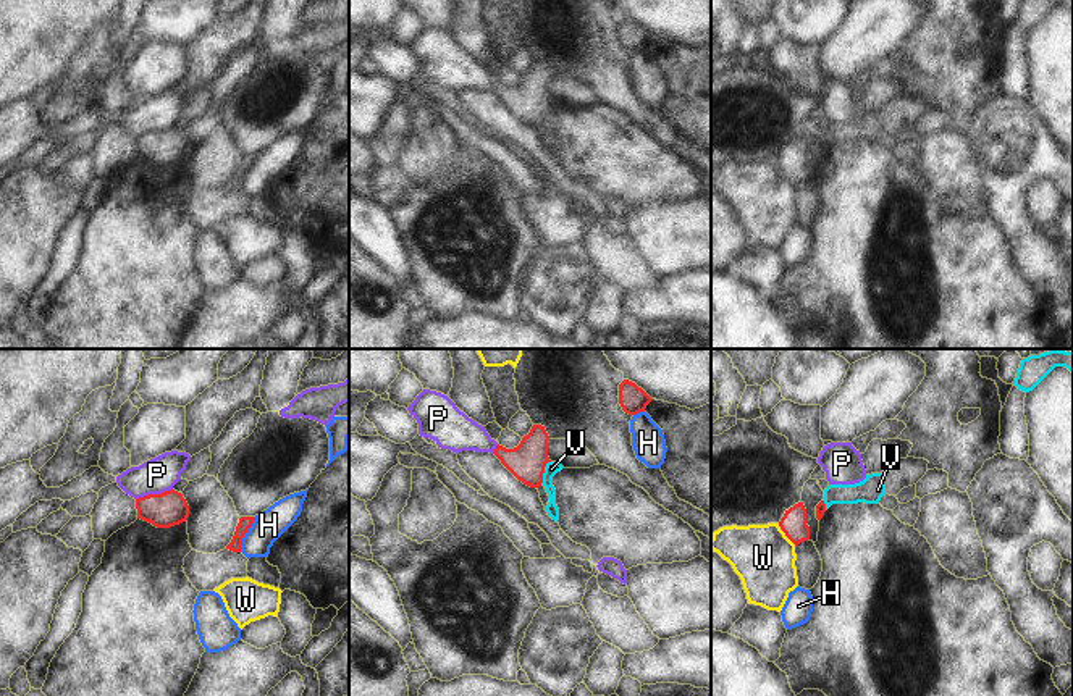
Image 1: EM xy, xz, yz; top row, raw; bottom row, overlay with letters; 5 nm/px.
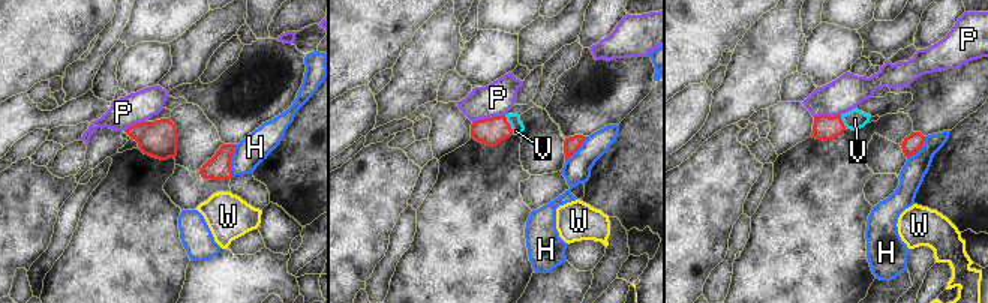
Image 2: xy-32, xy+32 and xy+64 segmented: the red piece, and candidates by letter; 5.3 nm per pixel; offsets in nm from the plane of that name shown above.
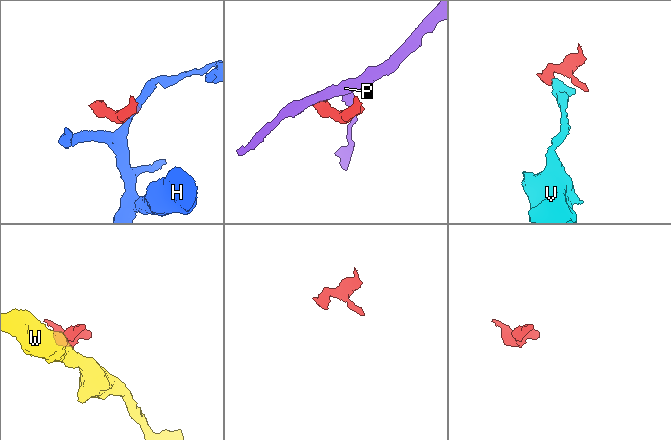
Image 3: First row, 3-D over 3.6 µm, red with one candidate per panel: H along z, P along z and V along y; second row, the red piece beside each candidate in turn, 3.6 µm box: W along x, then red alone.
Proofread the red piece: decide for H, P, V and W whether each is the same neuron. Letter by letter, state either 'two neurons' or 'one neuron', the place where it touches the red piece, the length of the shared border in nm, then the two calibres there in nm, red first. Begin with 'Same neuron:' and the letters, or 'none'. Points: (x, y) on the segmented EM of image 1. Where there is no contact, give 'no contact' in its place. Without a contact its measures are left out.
Same neuron: V
H: two neurons | xy (244, 533) | 190 nm | 70/150 nm
P: two neurons | xy (154, 494) | 190 nm | 170/180 nm
V: one neuron | xz (543, 472) | 120 nm | 180/70 nm
W: two neurons | yz (786, 535) | 140 nm | 130/300 nm

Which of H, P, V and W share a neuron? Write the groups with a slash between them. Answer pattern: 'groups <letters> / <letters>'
groups H / P / V / W

